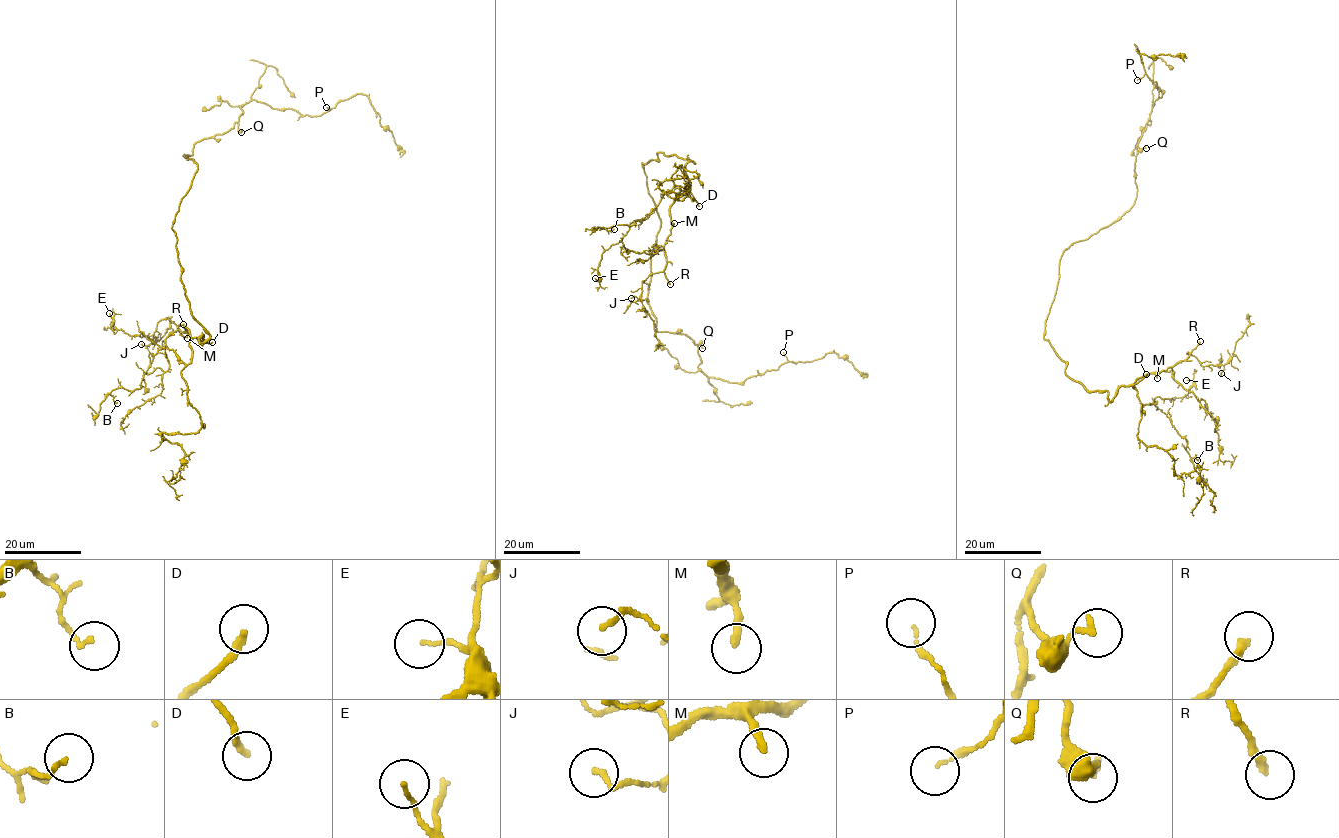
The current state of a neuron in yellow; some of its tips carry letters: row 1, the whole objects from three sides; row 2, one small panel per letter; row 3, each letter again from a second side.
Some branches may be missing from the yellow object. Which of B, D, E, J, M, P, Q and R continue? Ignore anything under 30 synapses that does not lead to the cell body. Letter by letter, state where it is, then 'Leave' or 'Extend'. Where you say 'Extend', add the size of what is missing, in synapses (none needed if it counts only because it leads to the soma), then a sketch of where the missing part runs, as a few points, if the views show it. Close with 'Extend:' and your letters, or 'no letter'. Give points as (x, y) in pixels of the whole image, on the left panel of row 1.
B: Place: (117, 403). Leave
D: Place: (212, 342). Extend. Roughly 80 synapses. Course of what is missing: (212, 342), (209, 333), (202, 378), (216, 402), (228, 405), (217, 394), (198, 396), (200, 407), (174, 430)
E: Place: (109, 313). Leave
J: Place: (141, 344). Leave
M: Place: (187, 338). Extend. Roughly 60 synapses. Course of what is missing: (187, 338), (179, 366), (182, 389), (166, 426), (174, 432), (175, 441), (163, 449), (172, 443)
P: Place: (326, 107). Leave
Q: Place: (241, 132). Leave
R: Place: (183, 324). Extend. Roughly 80 synapses. Course of what is missing: (183, 324), (179, 317), (186, 321), (166, 320), (156, 324), (142, 322), (138, 312), (141, 310)
Extend: D, M, R

